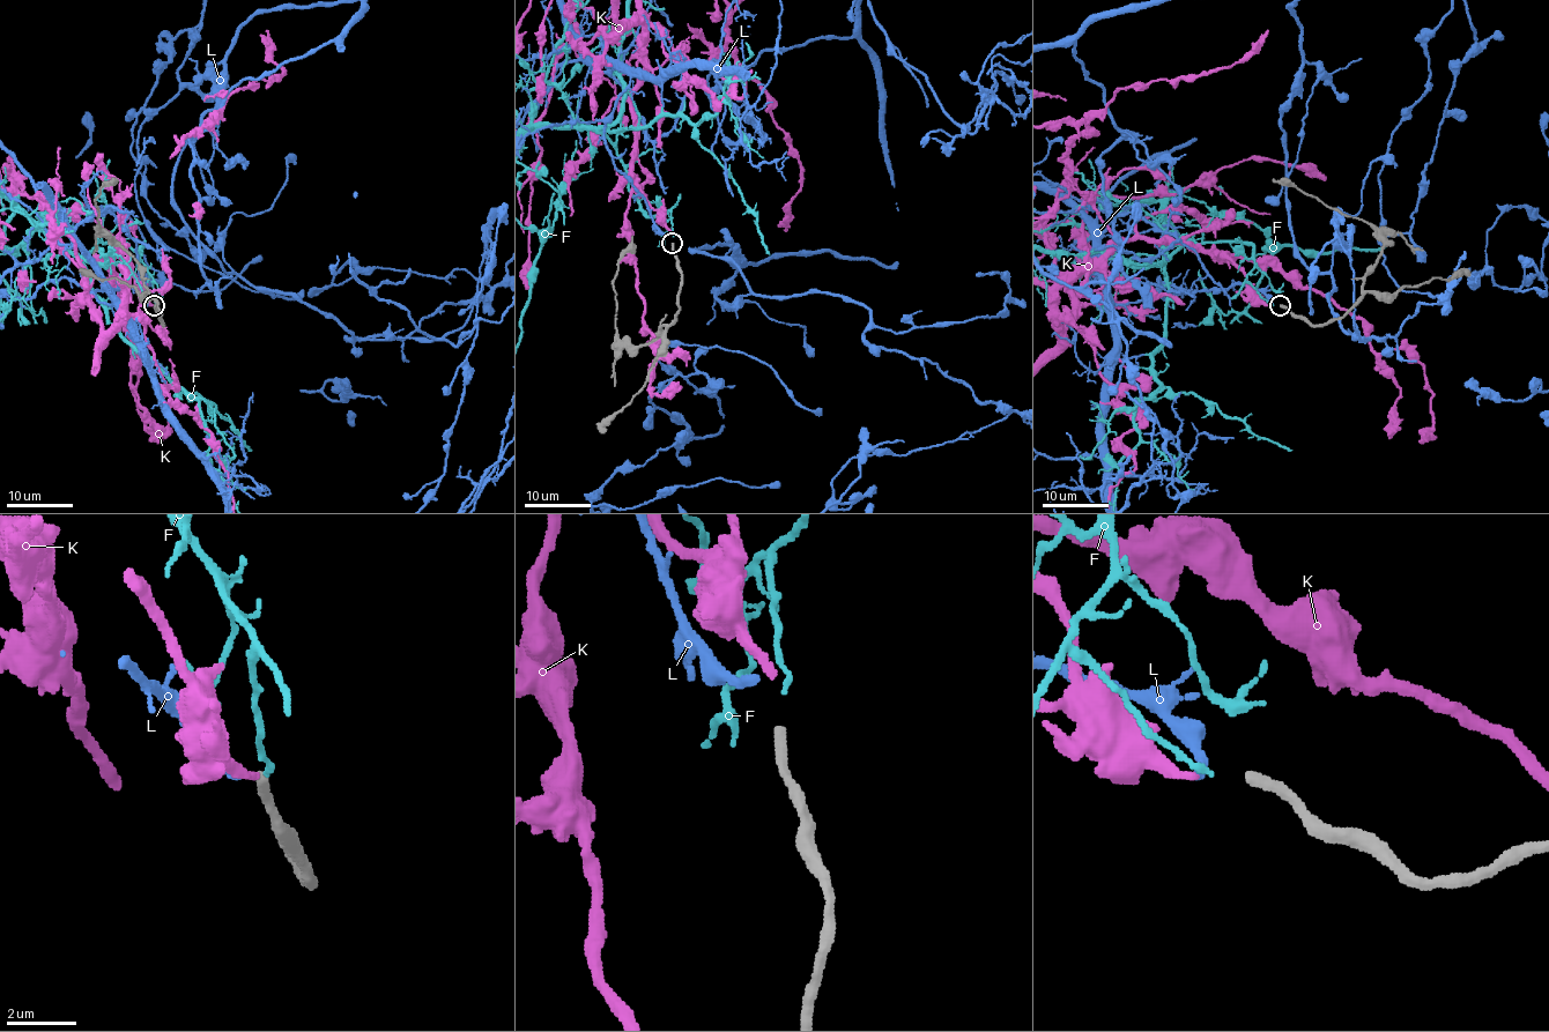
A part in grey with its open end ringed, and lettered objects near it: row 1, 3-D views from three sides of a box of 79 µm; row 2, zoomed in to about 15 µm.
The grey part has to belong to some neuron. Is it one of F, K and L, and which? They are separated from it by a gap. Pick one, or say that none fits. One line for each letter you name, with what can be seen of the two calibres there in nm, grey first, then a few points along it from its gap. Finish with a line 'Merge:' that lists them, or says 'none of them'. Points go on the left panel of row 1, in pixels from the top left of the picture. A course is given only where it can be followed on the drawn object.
K: Thickness 340 nm (grey) against 240 nm
Merge: K

